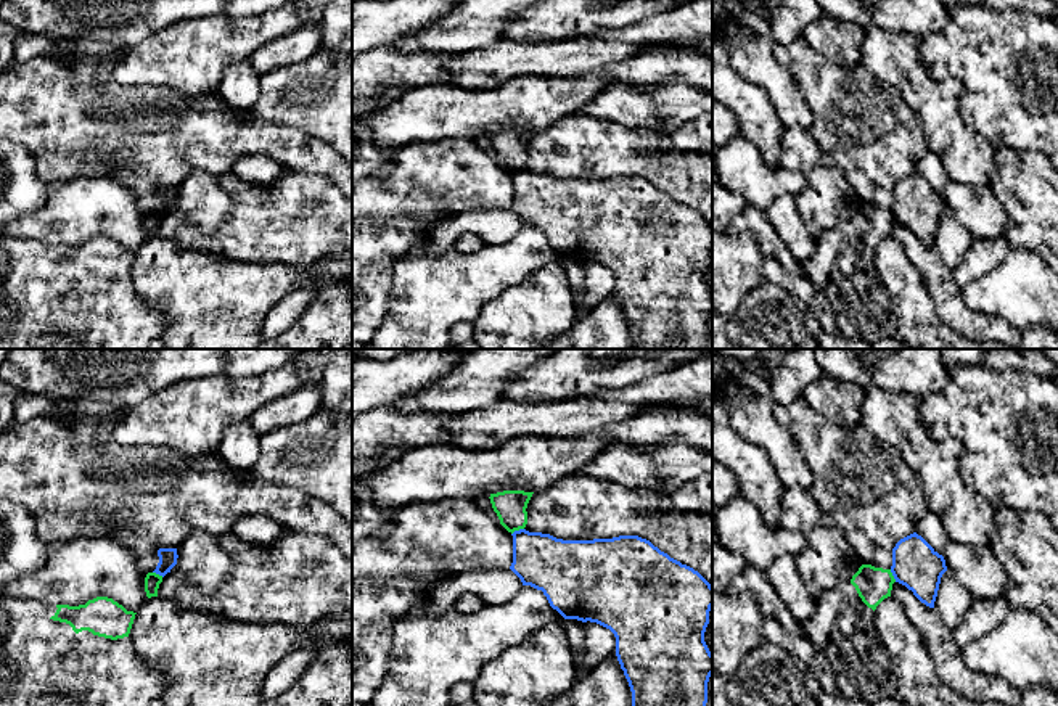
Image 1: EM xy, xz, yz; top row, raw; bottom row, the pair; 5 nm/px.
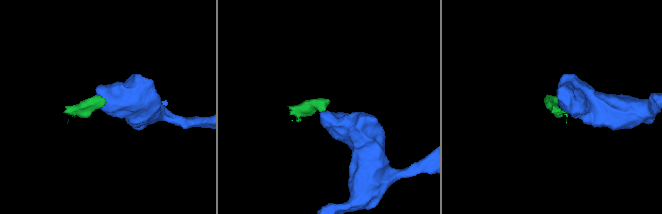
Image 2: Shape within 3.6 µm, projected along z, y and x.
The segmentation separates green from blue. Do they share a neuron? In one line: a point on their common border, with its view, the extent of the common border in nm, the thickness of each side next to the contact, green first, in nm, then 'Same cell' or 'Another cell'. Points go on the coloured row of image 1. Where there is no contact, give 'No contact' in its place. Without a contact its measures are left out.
Touches green at xz (516, 529). Shared border 70 nm. Thickness 160 nm (green) against 280 nm. Another cell

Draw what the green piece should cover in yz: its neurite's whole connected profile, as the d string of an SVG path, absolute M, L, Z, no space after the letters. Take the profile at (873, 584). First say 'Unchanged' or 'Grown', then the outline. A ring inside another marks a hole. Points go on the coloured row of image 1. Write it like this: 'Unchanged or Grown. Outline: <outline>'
Grown. Outline: M862 564L849 584L817 597L812 618L802 622L804 635L825 653L838 690L847 700L875 704L896 696L897 679L873 624L875 610L891 597L894 582L891 569Z

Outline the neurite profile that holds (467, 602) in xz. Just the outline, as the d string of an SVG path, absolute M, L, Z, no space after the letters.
M461 593L452 606L461 613L474 613L481 611L486 603L474 593Z

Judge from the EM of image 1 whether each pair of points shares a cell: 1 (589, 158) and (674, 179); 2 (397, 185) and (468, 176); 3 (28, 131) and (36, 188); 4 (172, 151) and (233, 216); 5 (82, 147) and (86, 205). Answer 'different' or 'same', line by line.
1: same
2: same
3: different
4: different
5: different

